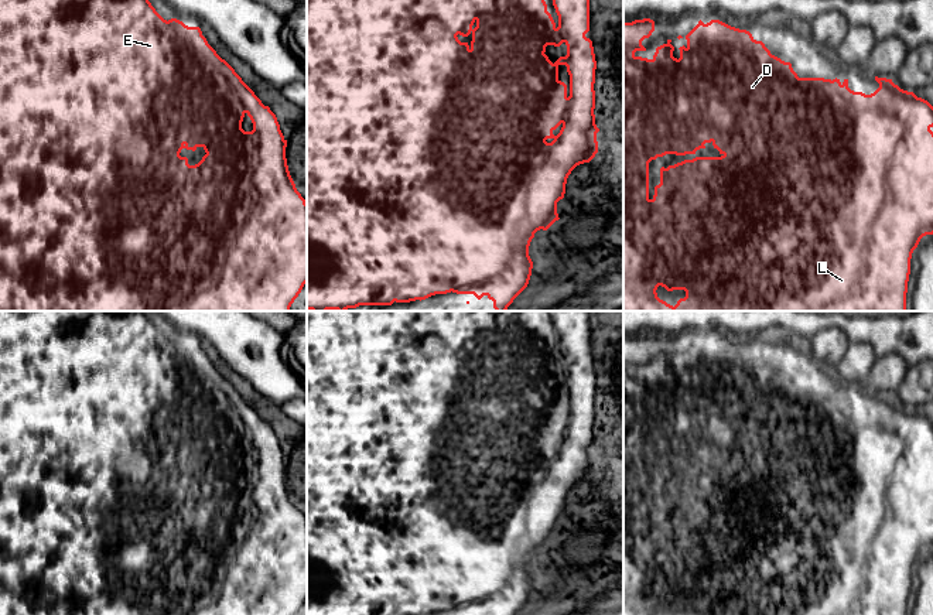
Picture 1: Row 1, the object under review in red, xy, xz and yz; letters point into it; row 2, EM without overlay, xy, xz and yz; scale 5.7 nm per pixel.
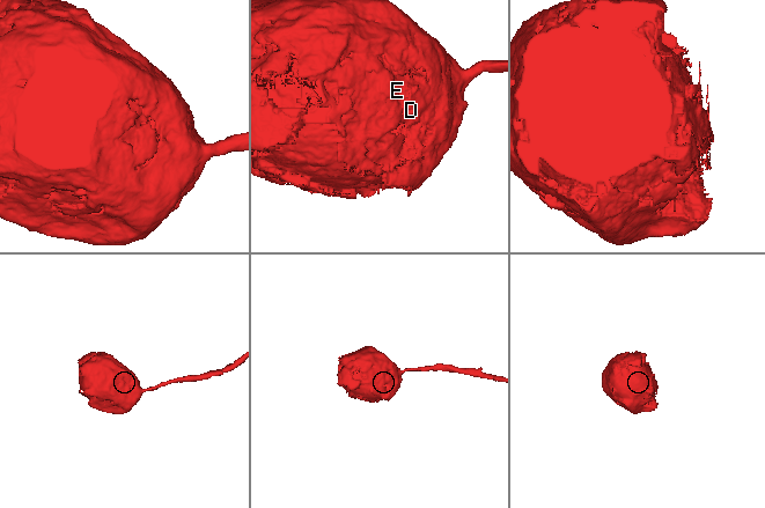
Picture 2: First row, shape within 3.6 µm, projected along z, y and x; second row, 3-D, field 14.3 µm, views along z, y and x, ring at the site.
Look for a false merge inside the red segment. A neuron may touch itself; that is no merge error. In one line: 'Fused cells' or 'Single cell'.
Single cell

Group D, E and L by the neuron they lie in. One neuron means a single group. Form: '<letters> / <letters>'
D E L

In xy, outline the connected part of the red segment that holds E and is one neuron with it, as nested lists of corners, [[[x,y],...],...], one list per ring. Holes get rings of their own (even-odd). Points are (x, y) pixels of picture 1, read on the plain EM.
[[[0,311],[0,615],[297,615],[307,599],[307,519],[290,492],[286,464],[276,431],[216,370],[201,345],[188,344],[177,335],[164,336],[147,311]],[[246,431],[253,440],[252,448],[242,445]],[[198,464],[206,471],[198,481],[189,482],[180,469]]]

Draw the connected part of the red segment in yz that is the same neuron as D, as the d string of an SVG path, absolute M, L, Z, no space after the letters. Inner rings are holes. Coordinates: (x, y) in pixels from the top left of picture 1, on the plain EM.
M650 335L623 338L623 615L659 615L657 604L662 602L667 608L684 607L684 615L906 615L908 598L910 591L910 575L920 556L926 551L933 551L933 423L917 414L913 409L900 406L892 396L878 394L875 397L879 404L865 411L854 409L848 404L848 396L841 400L840 396L824 394L799 394L790 379L770 370L762 358L756 358L746 346L731 344L720 336L711 336L698 341L684 353L687 362L680 363L680 375L673 373L674 363L667 356L666 361L656 365L652 376L636 373L636 368L646 368L642 362L645 355L649 355L655 348L655 338ZM705 459L711 459L720 468L720 474L696 474L684 476L667 485L660 485L660 500L655 503L655 512L649 515L649 479L666 471L686 472L696 471L697 467L705 465Z

